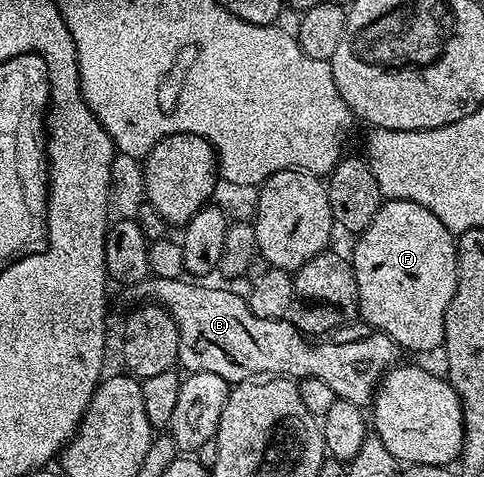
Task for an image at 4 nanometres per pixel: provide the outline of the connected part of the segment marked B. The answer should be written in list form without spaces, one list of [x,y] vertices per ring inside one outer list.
[[[152,275],[142,280],[137,286],[140,301],[154,302],[167,309],[177,326],[179,335],[180,365],[187,367],[188,373],[208,372],[217,374],[234,386],[245,380],[286,376],[288,378],[321,378],[333,389],[335,397],[348,400],[360,406],[367,406],[374,401],[375,389],[379,387],[384,372],[395,367],[400,359],[401,349],[383,332],[378,332],[366,322],[352,322],[338,328],[326,338],[311,339],[303,335],[291,325],[290,319],[274,320],[273,318],[257,318],[253,310],[249,310],[246,299],[227,288],[206,288],[206,283],[192,282],[187,278],[161,278]]]

